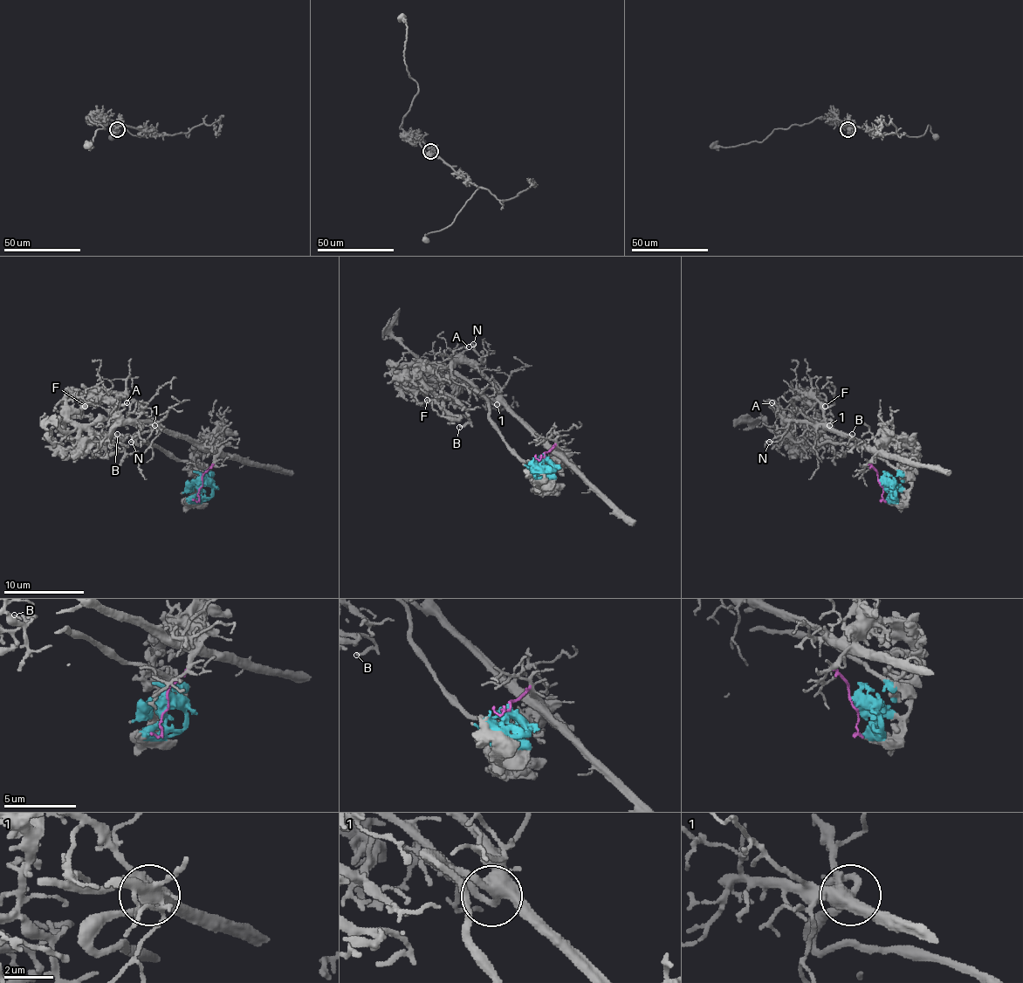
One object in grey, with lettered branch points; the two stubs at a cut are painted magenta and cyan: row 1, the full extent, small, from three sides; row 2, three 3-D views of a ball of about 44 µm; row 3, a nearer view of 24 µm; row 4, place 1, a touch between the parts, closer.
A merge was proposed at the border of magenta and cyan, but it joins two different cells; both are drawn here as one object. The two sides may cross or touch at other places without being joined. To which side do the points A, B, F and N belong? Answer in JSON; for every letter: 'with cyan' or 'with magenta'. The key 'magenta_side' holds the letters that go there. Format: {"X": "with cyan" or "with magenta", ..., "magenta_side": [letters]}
{"A": "with magenta", "B": "with cyan", "F": "with cyan", "N": "with magenta", "magenta_side": ["A", "N"]}

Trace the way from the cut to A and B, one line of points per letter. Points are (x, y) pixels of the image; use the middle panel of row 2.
A: (545, 454), (555, 448), (551, 448), (469, 362), (463, 352), (469, 346)
B: (545, 456), (549, 472), (479, 392), (497, 404), (422, 370), (459, 426)

